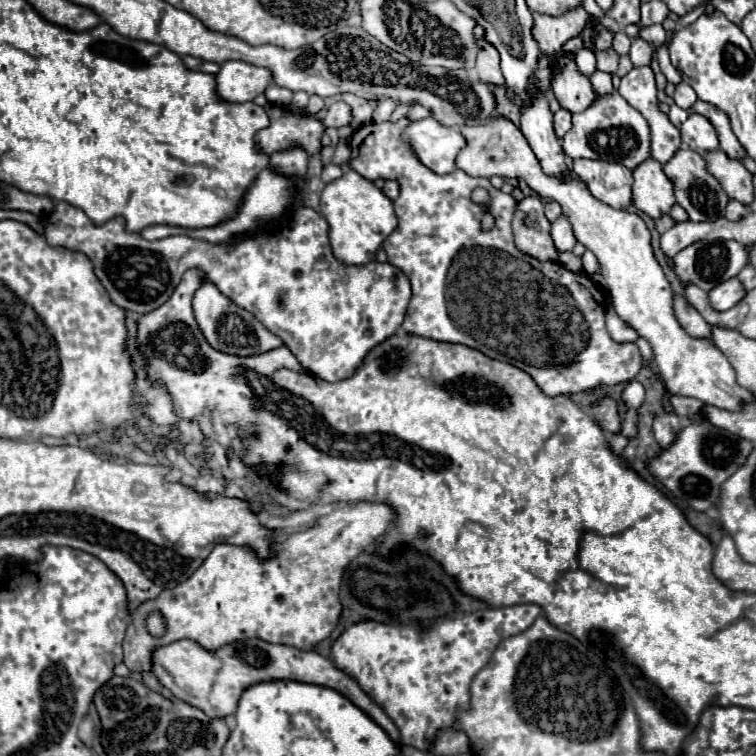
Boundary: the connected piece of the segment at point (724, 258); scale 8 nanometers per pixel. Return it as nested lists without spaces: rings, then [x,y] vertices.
[[[719,239],[713,243],[707,243],[707,241],[691,243],[689,247],[685,247],[673,257],[673,263],[675,263],[675,275],[679,277],[679,281],[683,283],[691,281],[699,285],[703,291],[711,291],[719,283],[735,277],[743,269],[743,265],[749,263],[749,257],[747,257],[747,247],[743,243]]]

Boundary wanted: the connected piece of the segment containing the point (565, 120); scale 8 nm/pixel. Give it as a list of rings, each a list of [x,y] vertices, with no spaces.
[[[561,107],[561,109],[555,113],[553,125],[555,125],[557,137],[563,137],[563,133],[567,133],[567,129],[571,129],[571,113]]]

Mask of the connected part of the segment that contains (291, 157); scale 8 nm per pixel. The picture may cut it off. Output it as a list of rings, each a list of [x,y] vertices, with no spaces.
[[[289,147],[285,151],[277,151],[271,155],[271,167],[277,169],[279,173],[285,173],[285,175],[291,175],[291,177],[299,177],[303,179],[305,177],[305,171],[307,171],[307,161],[309,161],[309,155],[303,147]]]

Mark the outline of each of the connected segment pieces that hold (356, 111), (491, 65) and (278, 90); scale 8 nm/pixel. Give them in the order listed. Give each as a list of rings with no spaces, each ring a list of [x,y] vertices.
[[[343,93],[341,99],[347,101],[353,109],[353,121],[351,121],[353,129],[359,129],[359,125],[365,125],[367,121],[371,121],[371,115],[373,115],[373,103],[371,101],[361,99],[353,93]]]
[[[477,25],[475,27],[475,37],[479,41],[481,53],[477,57],[477,65],[475,65],[475,73],[483,83],[493,83],[505,89],[503,85],[503,75],[499,69],[499,53],[495,53],[495,49],[491,49],[491,45],[487,45],[487,41],[483,41],[483,27]]]
[[[271,85],[267,91],[265,91],[269,103],[275,103],[275,105],[287,105],[291,103],[293,99],[293,91],[285,89],[285,87],[279,87],[279,85]]]

